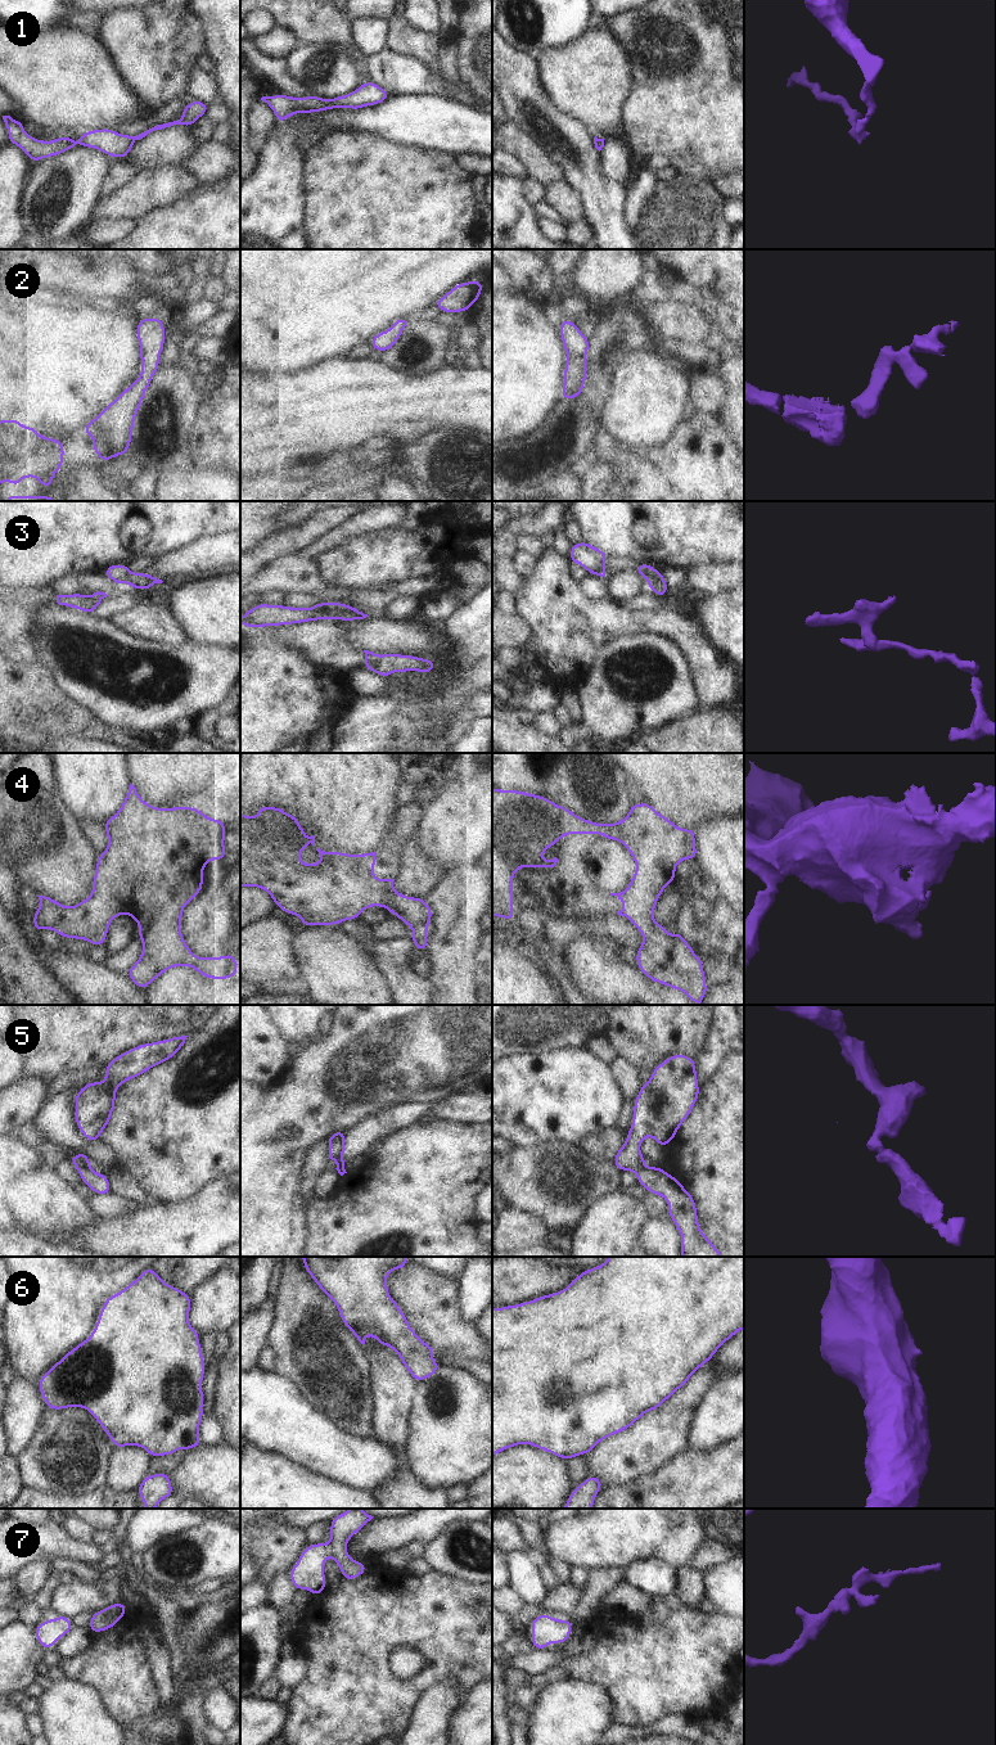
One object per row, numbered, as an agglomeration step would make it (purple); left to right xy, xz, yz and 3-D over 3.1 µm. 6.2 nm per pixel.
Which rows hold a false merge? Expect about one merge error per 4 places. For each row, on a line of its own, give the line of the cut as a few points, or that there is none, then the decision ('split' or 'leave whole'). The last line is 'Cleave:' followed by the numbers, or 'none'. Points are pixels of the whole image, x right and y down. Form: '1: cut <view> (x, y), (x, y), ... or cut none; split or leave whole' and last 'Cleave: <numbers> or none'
1: cut none; leave whole
2: cut none; leave whole
3: cut xz (378, 655), (378, 662), (369, 668); split
4: cut none; leave whole
5: cut none; leave whole
6: cut none; leave whole
7: cut none; leave whole
Cleave: 3

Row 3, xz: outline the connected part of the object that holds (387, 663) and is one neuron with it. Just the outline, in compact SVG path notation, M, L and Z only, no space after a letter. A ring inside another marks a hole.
M380 654L378 655L378 664L370 671L386 678L396 672L416 671L428 675L436 666L433 659L423 659L415 655Z

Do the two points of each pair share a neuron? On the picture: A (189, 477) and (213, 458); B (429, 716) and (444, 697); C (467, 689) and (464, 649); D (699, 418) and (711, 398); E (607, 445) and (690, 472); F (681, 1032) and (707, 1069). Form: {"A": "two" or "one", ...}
{"A": "two", "B": "two", "C": "one", "D": "two", "E": "one", "F": "two"}

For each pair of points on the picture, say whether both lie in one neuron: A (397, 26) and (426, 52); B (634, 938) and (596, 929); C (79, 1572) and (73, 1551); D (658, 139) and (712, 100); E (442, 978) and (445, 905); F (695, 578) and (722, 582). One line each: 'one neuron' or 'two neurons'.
A: one neuron
B: one neuron
C: two neurons
D: one neuron
E: one neuron
F: one neuron

